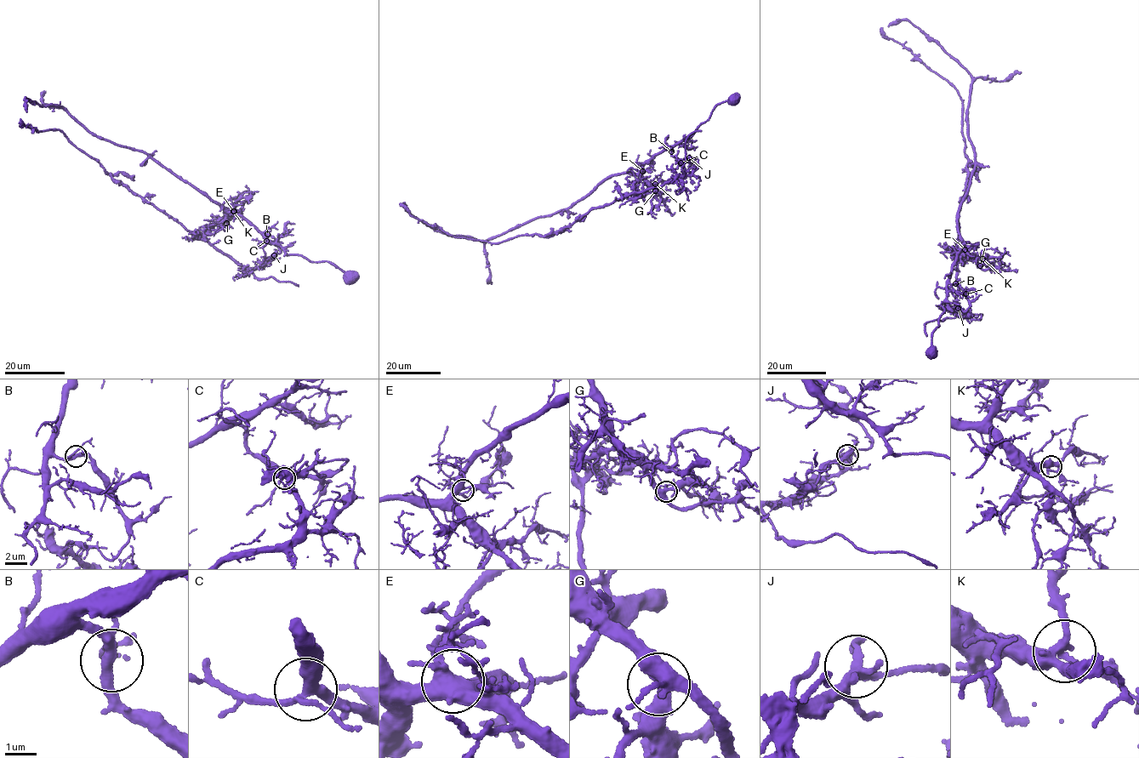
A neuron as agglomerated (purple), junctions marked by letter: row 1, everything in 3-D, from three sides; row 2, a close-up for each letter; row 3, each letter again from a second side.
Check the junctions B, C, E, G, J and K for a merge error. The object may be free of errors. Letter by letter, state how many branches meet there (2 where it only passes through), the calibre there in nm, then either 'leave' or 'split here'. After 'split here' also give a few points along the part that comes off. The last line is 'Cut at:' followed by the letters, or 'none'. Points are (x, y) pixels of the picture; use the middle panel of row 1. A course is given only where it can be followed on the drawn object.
B: 4 | 280 nm | leave
C: 4 | 320 nm | leave
E: 4 | 400 nm | leave
G: 4 | 420 nm | leave
J: 4 | 240 nm | split here | (689, 157), (684, 176), (596, 208), (557, 231), (495, 244), (450, 236), (399, 203)
K: 3 | 300 nm | leave
Cut at: J

